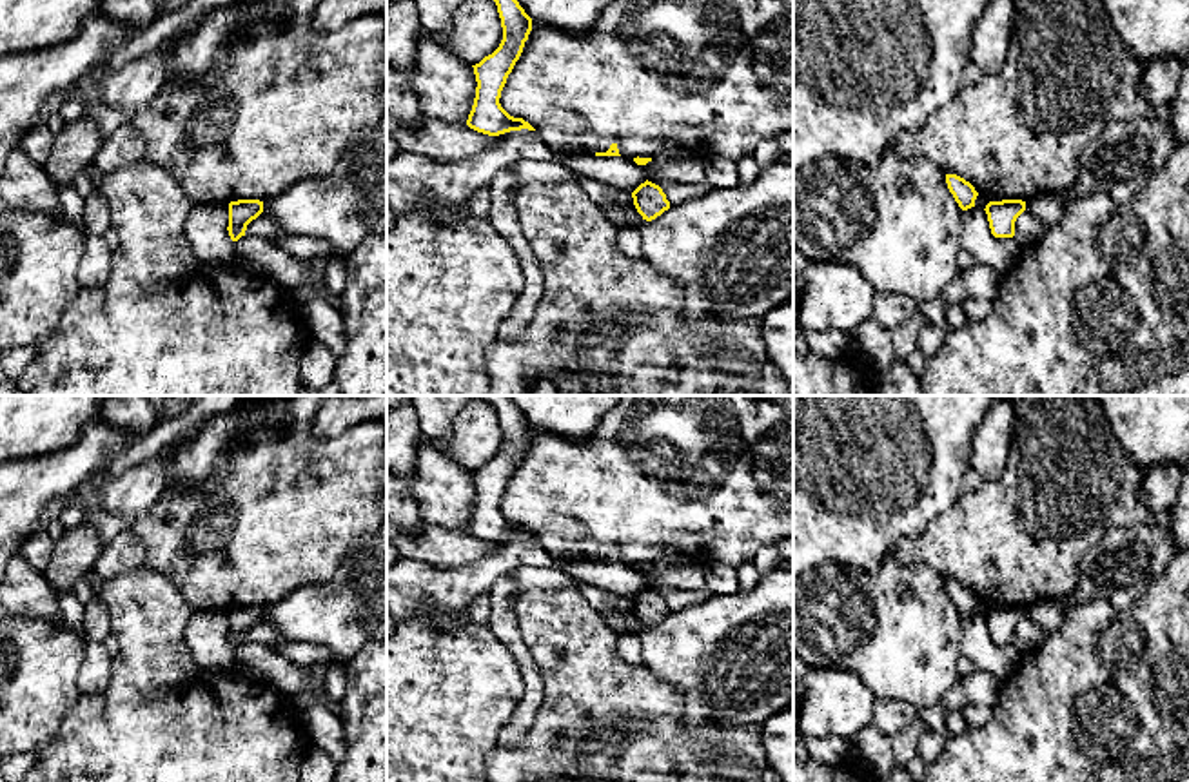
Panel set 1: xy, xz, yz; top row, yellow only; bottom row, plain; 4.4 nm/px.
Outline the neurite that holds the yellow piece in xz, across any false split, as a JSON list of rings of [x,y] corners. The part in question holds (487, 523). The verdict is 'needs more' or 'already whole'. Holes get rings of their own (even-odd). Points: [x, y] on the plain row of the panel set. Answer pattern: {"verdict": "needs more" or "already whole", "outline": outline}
{"verdict": "already whole", "outline": [[[481,396],[488,401],[501,425],[503,446],[499,454],[472,472],[476,481],[476,504],[467,532],[488,543],[499,543],[510,537],[536,537],[523,524],[510,523],[499,510],[501,497],[519,466],[525,448],[532,437],[532,425],[508,396]]]}

